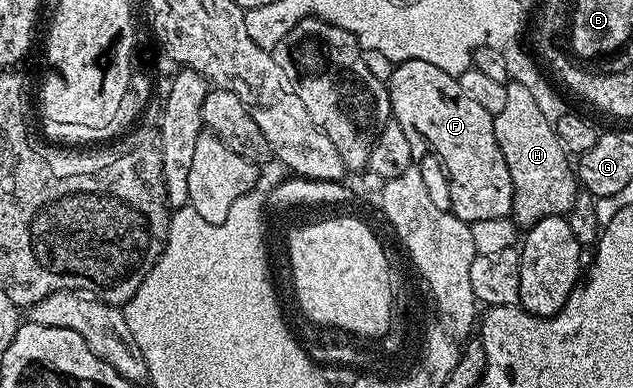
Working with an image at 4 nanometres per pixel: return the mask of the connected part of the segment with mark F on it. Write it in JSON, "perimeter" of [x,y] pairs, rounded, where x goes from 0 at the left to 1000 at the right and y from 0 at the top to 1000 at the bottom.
{"perimeter":[[[638,157],[627,165],[619,188],[613,216],[616,237],[616,281],[619,289],[621,314],[632,322],[632,332],[638,332],[638,353],[645,353],[645,374],[656,394],[665,392],[667,358],[698,407],[698,420],[705,428],[705,461],[711,469],[711,523],[709,541],[717,546],[720,559],[727,559],[736,575],[746,577],[752,570],[769,567],[771,562],[796,562],[809,546],[809,508],[812,505],[812,479],[809,477],[809,456],[803,446],[803,425],[796,415],[796,394],[790,394],[790,374],[784,374],[784,343],[780,340],[780,302],[771,291],[771,281],[761,278],[754,260],[746,260],[746,250],[739,250],[739,240],[733,240],[733,229],[727,229],[722,201],[708,188],[701,188],[701,178],[689,178],[689,168],[676,168],[676,157]]]}

